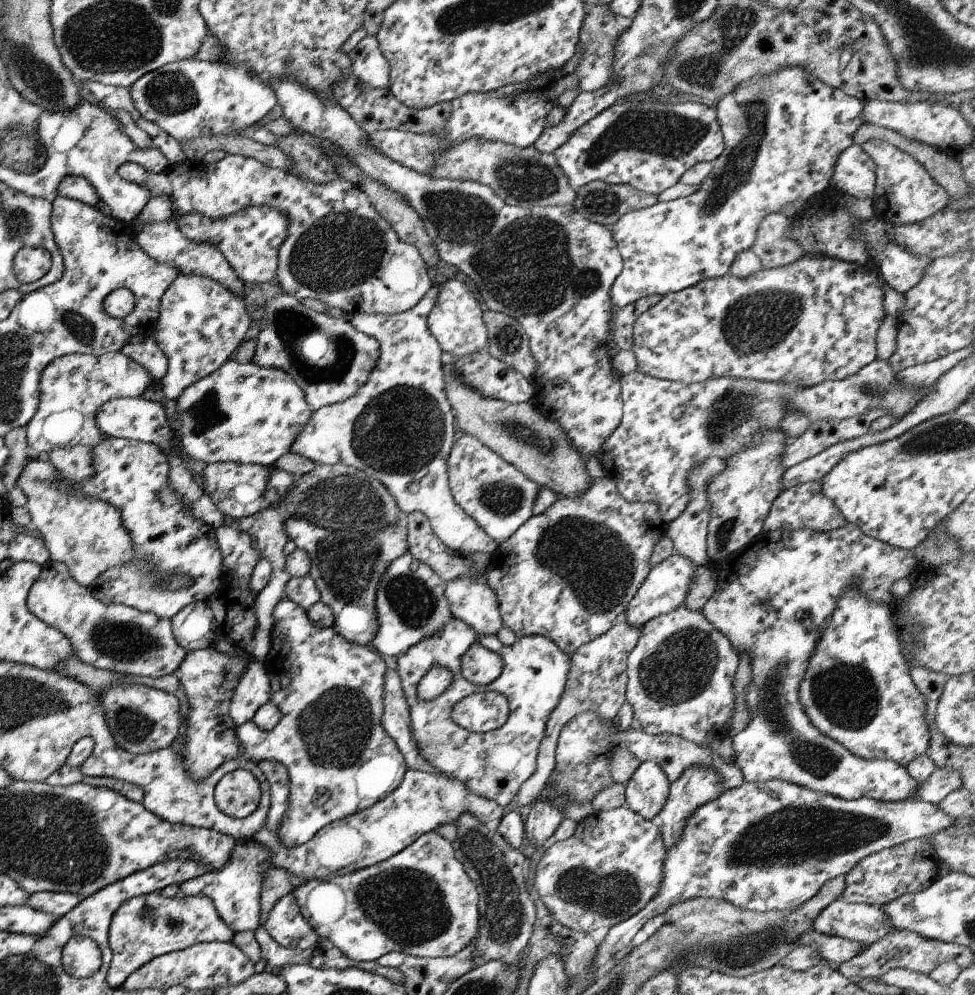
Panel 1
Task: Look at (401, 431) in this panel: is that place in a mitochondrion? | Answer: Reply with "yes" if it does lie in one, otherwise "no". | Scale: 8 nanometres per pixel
yes

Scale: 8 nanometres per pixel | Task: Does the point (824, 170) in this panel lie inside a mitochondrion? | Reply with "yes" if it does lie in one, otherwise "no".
no

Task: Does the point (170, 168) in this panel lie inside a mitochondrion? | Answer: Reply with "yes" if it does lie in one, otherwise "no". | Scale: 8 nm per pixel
no

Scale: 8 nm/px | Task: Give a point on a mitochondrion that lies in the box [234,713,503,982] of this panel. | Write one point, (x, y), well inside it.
(406, 906)

